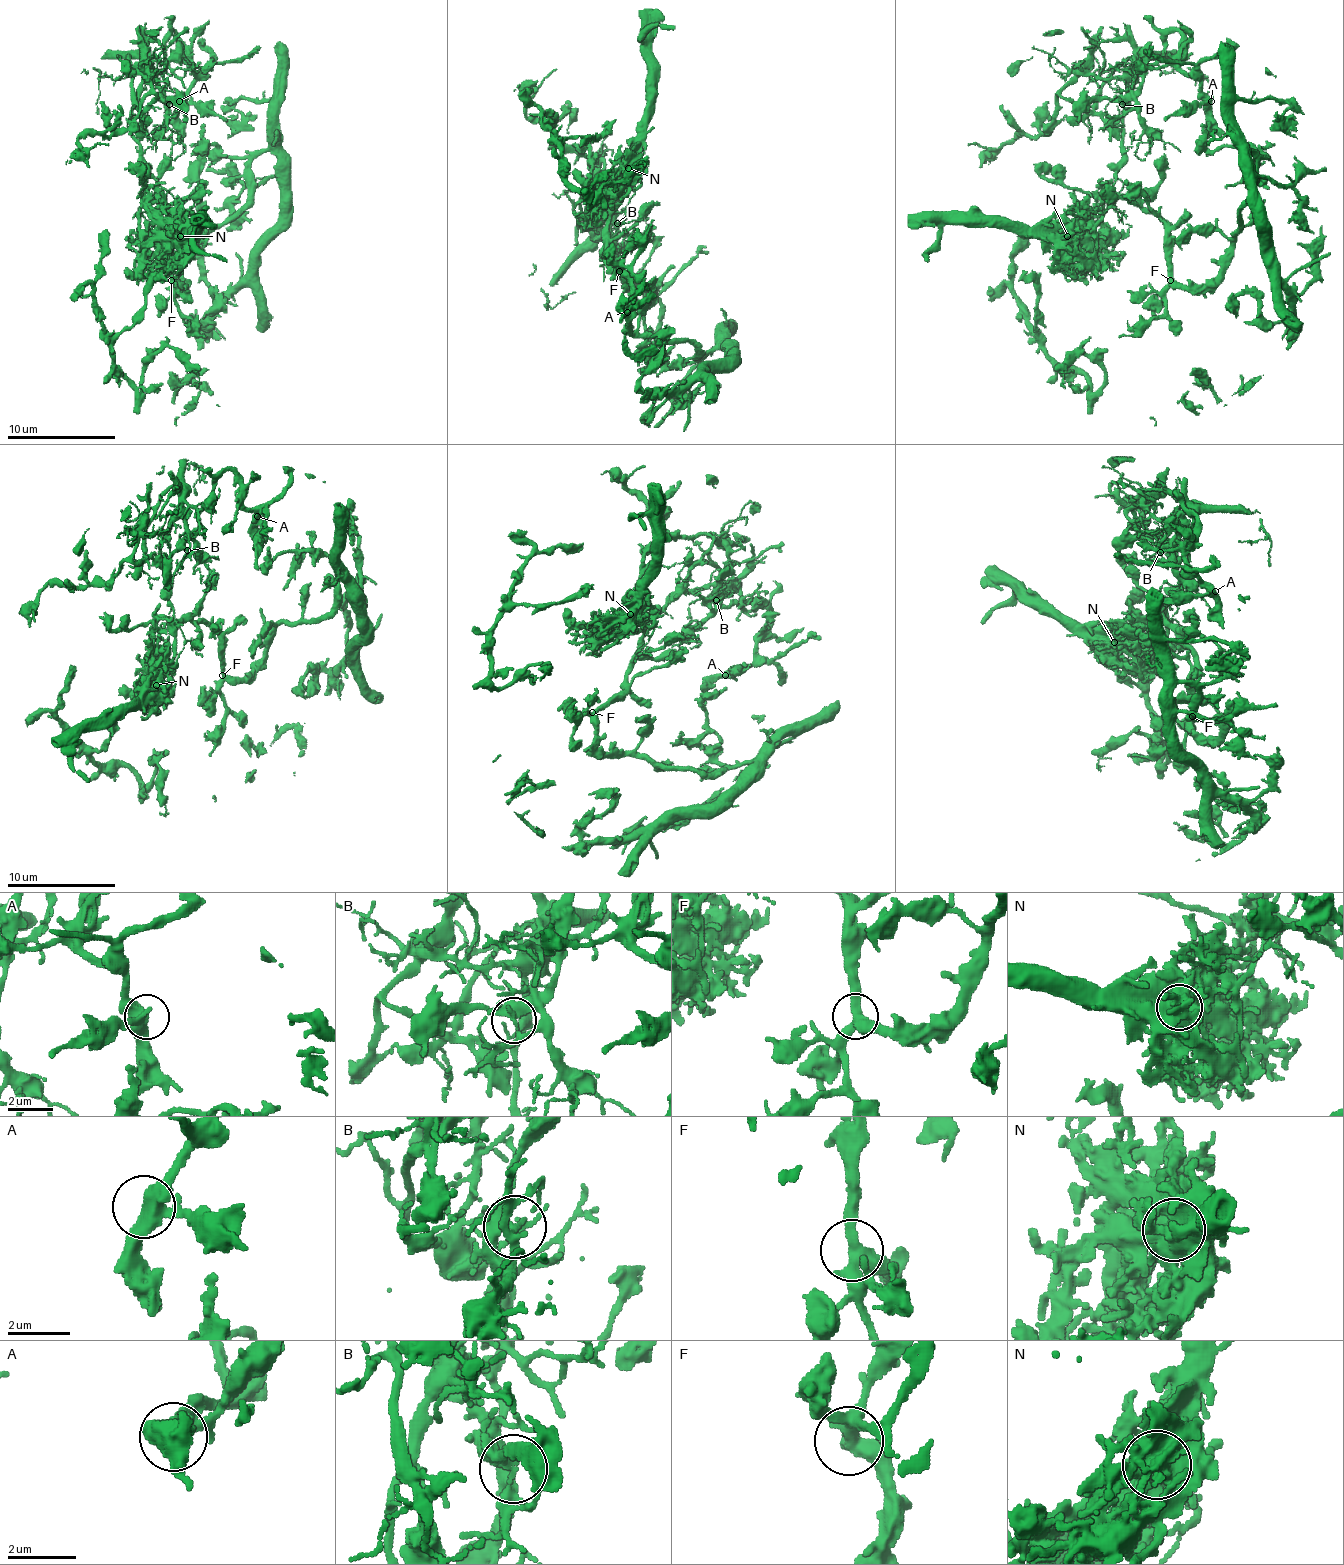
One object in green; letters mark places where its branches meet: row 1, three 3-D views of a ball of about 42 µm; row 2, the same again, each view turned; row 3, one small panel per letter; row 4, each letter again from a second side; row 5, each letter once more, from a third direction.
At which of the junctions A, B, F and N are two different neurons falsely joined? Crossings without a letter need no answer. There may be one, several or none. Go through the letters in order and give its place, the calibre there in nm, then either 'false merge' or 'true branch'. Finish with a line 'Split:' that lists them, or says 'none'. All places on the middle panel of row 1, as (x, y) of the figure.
A: place (627, 312); calibre 400 nm; true branch
B: place (617, 223); calibre 280 nm; false merge
F: place (619, 271); calibre 380 nm; true branch
N: place (628, 168); calibre 1400 nm; false merge
Split: B, N

